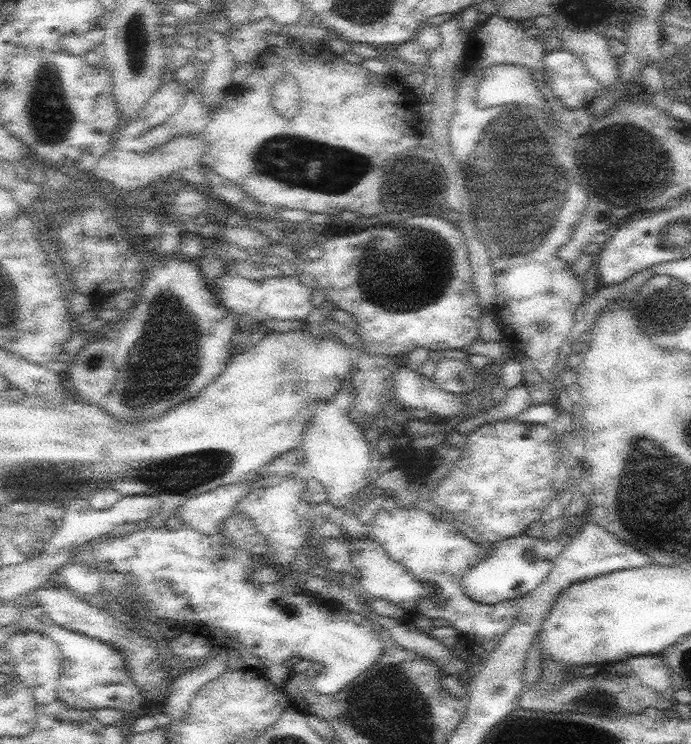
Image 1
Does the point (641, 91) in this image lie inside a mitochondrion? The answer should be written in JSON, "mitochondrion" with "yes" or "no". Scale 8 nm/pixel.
{"mitochondrion":"no"}

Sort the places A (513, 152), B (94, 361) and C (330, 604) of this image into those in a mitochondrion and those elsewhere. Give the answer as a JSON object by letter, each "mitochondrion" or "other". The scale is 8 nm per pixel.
{"A":"mitochondrion","B":"other","C":"other"}

